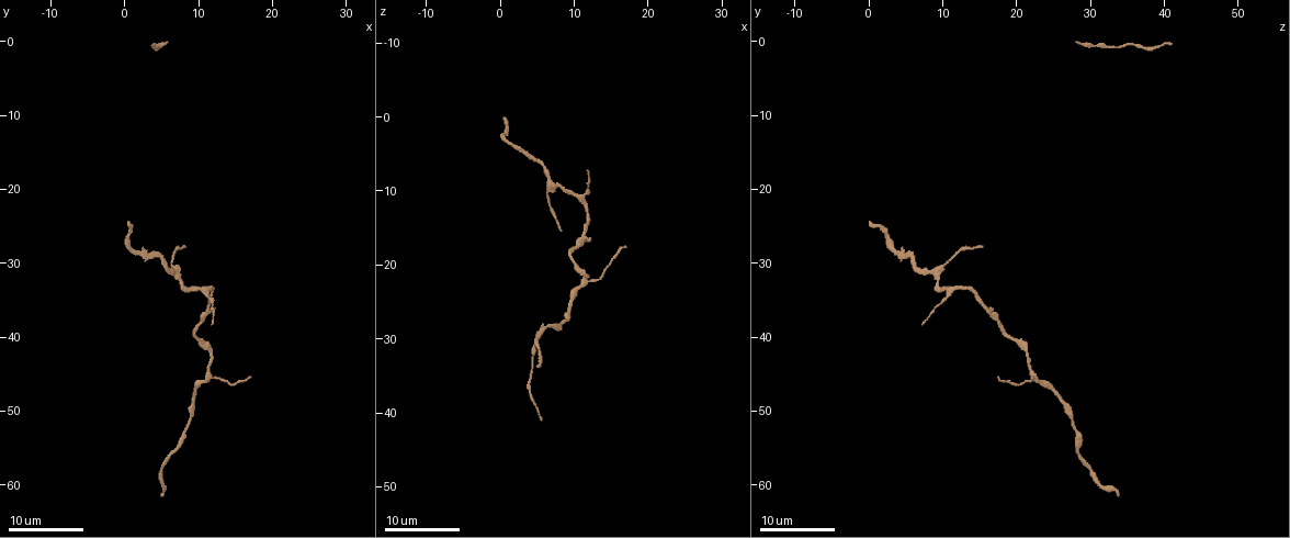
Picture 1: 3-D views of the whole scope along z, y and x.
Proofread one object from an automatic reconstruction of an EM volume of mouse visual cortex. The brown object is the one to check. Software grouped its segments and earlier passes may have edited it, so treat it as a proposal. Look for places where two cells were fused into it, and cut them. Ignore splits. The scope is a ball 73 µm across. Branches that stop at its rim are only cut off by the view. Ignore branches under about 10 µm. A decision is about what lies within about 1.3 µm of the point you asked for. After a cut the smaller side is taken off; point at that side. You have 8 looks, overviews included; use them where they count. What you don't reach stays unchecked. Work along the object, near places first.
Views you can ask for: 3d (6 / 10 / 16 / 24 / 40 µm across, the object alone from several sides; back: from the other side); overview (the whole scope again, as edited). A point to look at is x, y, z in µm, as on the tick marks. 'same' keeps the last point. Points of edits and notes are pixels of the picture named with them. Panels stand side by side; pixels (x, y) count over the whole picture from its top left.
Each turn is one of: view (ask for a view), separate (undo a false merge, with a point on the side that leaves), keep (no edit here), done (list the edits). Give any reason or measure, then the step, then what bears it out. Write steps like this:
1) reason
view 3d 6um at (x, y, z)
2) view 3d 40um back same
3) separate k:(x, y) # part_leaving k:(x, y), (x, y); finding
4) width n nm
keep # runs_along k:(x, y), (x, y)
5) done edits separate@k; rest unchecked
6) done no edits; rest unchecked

calibre changes
view 3d 6um at (11.5, 44.5, 22.0)

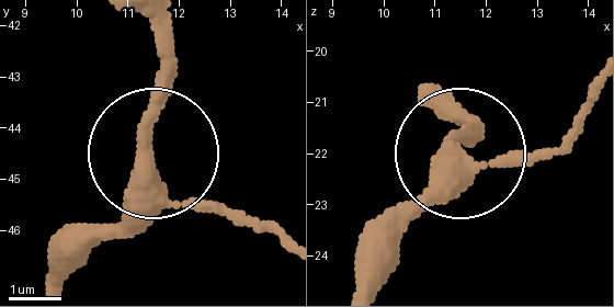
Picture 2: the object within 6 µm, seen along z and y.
view 3d 6um back same

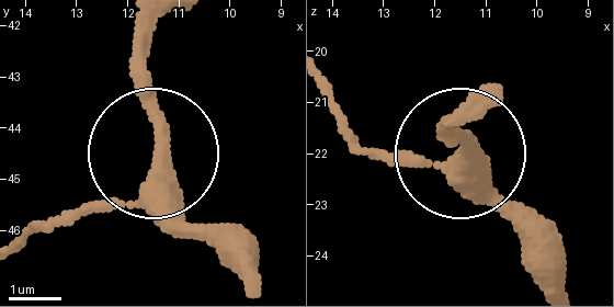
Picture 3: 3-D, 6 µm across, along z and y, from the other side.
width 300 nm
keep # runs_along 3:(472, 107), (459, 121), (464, 173), (524, 248); continuous, no second cell

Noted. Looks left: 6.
view 3d 10um at (9.5, 49.0, 26.0)

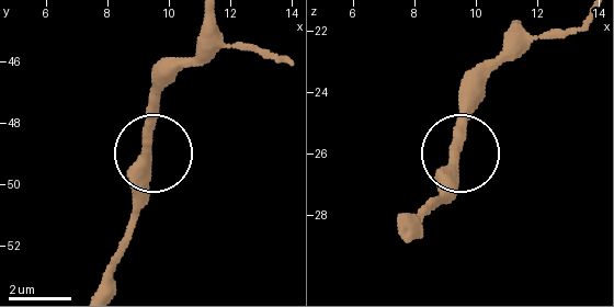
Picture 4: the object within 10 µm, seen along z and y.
keep # continuous, no second cell

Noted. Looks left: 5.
arms part here
view 3d 10um at (7.0, 31.5, 9.0)

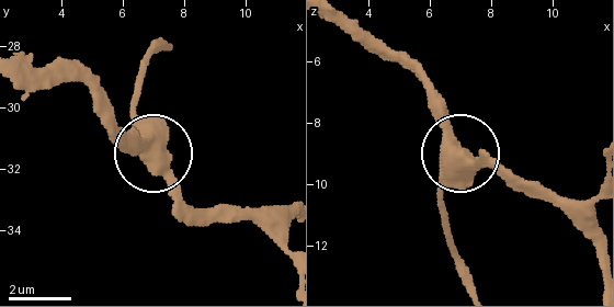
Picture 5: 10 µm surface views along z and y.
view 3d 6um at (7.1, 31.7, 8.9)

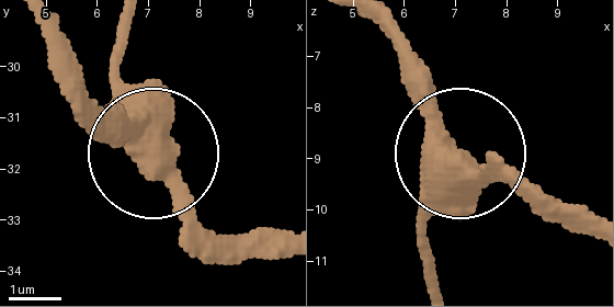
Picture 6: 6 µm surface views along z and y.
side_arm 15 um; arms 3
keep # all the same cell

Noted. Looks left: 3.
thick turns thin
view 3d 6um at (7.5, 28.0, 13.5)

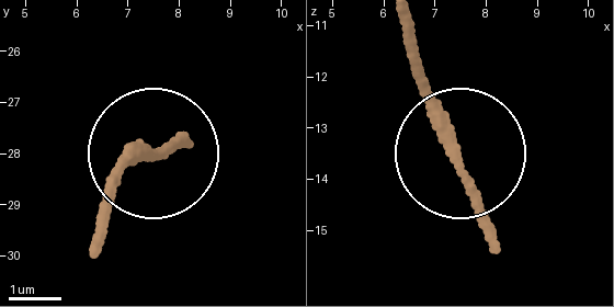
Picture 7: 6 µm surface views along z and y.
view 3d 6um back at (7.55, 27.95, 13.95)

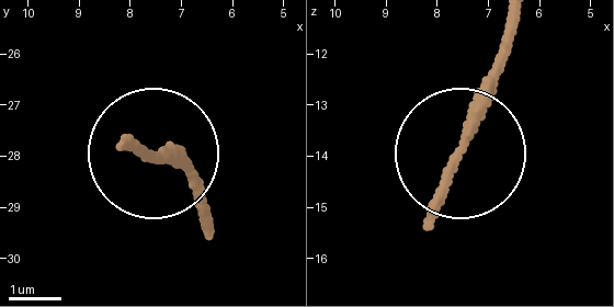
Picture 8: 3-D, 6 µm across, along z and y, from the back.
keep # runs_along 8:(519, 22), (466, 149); one cell here

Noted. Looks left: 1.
done no edits; rest unchecked

